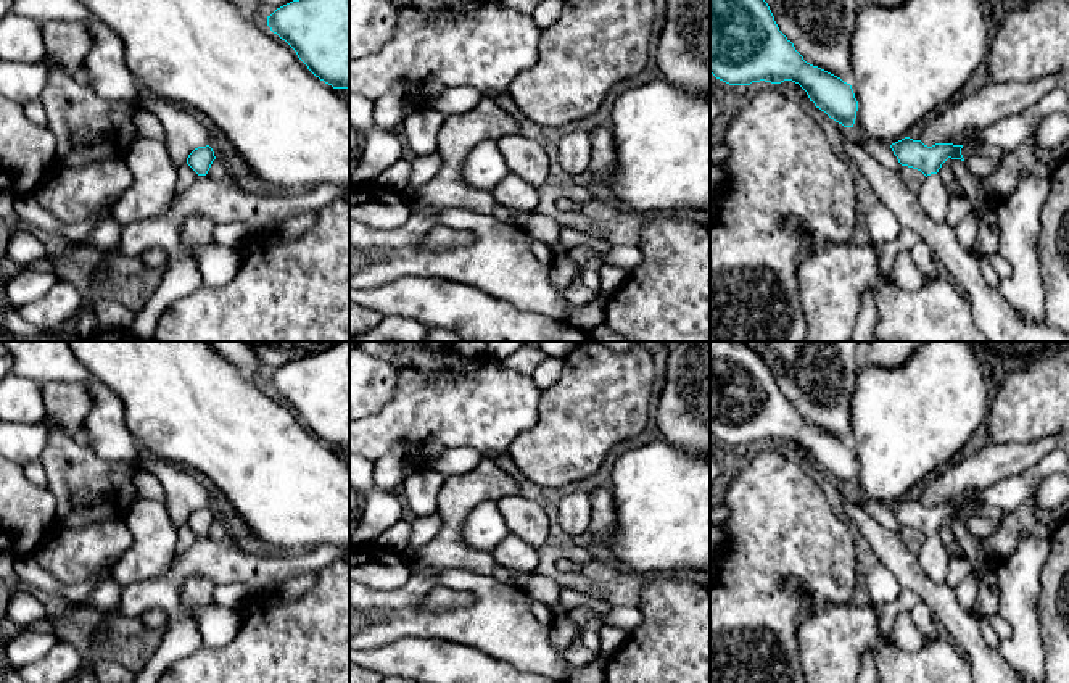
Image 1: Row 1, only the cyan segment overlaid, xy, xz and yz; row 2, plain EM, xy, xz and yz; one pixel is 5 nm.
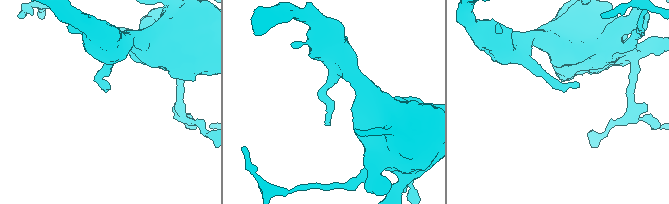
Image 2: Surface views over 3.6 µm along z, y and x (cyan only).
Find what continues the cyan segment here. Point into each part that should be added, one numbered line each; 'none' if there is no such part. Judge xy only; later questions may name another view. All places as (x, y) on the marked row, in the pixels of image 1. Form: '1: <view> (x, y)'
1: xy (224, 203)

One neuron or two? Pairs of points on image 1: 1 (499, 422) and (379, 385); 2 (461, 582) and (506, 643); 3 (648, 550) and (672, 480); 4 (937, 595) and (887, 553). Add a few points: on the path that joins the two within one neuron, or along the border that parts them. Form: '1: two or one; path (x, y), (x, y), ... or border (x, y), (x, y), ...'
1: two; border (385, 358), (396, 371), (396, 389), (367, 418)
2: one; path (478, 590), (499, 611), (503, 625)
3: one; path (657, 532), (672, 517), (672, 498)
4: one; path (924, 587), (900, 562)

